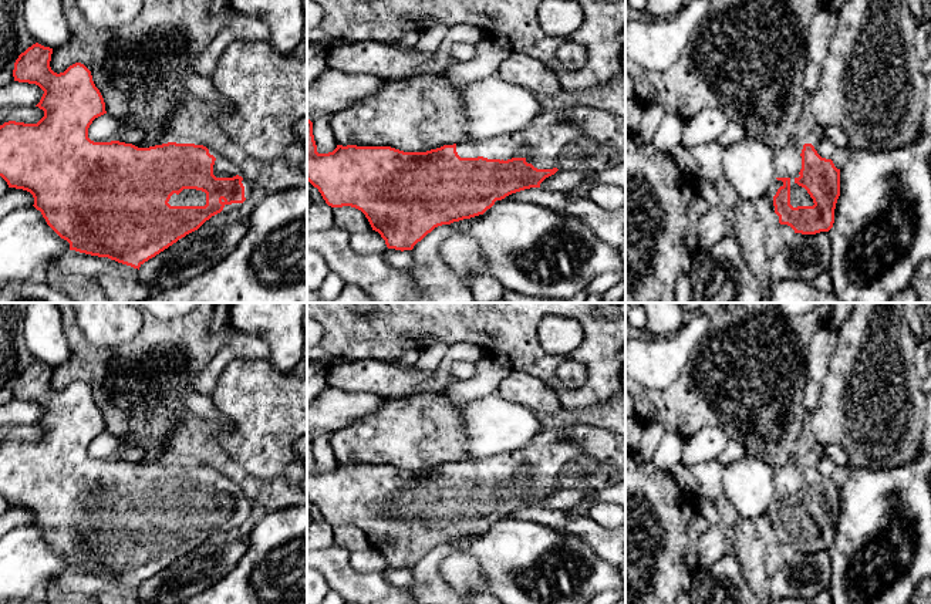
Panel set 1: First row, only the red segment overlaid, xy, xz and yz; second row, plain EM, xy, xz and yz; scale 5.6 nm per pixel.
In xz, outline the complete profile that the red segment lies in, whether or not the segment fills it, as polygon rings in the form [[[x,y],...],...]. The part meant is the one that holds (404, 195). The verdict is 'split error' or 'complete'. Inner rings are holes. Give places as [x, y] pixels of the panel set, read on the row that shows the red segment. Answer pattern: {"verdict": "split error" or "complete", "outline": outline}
{"verdict": "split error", "outline": [[[307,118],[307,180],[318,189],[328,206],[351,206],[361,210],[388,249],[404,252],[412,250],[438,226],[483,215],[496,200],[524,189],[540,188],[546,178],[559,171],[563,148],[578,138],[583,138],[581,129],[564,121],[551,125],[532,124],[519,132],[496,135],[482,145],[469,141],[426,152],[404,152],[391,146],[337,145],[333,152],[318,153],[313,122]]]}

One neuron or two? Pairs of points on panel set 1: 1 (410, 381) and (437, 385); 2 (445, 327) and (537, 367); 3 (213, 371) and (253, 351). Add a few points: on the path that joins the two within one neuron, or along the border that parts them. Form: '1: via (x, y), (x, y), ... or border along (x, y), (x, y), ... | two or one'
1: border along (438, 370), (434, 377), (418, 384), (407, 395) | two
2: via (468, 327), (495, 327), (515, 347) | one
3: via (221, 361), (230, 351), (243, 351) | one

